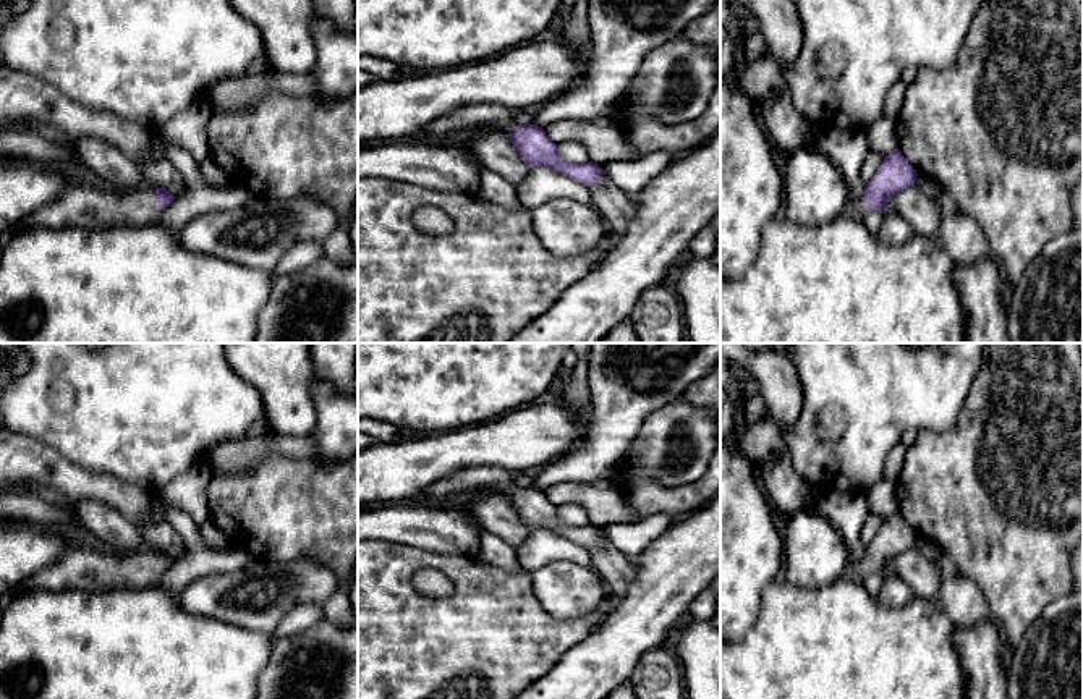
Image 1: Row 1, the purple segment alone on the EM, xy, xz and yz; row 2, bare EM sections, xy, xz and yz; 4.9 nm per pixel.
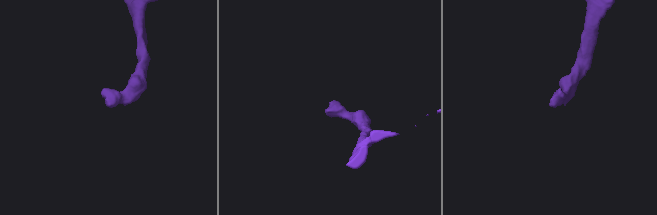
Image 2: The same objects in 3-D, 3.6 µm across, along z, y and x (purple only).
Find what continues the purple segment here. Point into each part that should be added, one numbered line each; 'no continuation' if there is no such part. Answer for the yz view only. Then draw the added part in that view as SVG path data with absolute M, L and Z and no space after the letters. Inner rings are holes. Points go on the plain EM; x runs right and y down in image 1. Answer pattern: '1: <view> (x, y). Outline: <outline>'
1: yz (855, 570). Outline: M850 561L847 565L845 573L848 573L852 576L852 579L856 581L858 584L863 584L864 582L864 578L869 574L866 571L866 568L863 566L863 561L858 561L858 563Z

